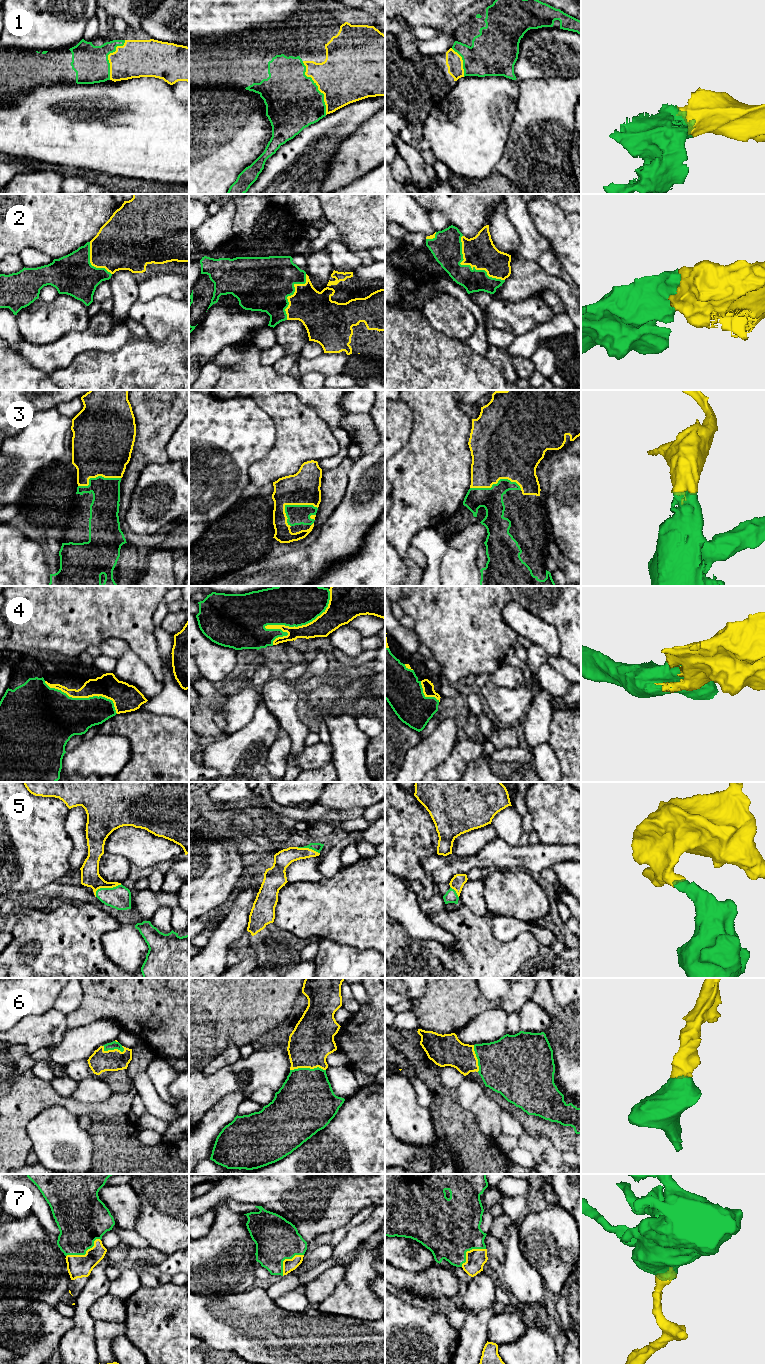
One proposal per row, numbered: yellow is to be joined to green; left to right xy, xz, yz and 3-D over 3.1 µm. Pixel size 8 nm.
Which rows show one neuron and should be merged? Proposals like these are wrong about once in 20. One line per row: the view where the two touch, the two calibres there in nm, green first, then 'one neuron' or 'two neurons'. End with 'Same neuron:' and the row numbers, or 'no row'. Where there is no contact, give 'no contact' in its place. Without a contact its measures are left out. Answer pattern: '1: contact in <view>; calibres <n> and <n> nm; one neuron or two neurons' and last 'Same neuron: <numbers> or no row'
1: contact in xz; calibres 440 and 440 nm; one neuron
2: contact in yz; calibres 240 and 260 nm; one neuron
3: contact in yz; calibres 180 and 440 nm; one neuron
4: contact in xz; calibres 400 and 140 nm; one neuron
5: contact in xy; calibres 190 and 160 nm; one neuron
6: contact in xz; calibres 440 and 360 nm; one neuron
7: contact in xy; calibres 360 and 190 nm; one neuron
Same neuron: 1, 2, 3, 4, 5, 6, 7

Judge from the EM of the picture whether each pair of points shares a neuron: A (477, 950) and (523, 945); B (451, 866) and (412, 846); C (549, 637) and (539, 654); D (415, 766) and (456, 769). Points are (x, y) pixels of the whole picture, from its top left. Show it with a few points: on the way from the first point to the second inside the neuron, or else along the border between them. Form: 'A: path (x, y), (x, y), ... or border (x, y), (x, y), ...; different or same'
A: path (488, 951), (512, 951); same
B: border (436, 852), (421, 859), (421, 867), (433, 878); different
C: border (531, 642), (540, 645), (548, 655); different
D: border (451, 750), (450, 754), (435, 769); different

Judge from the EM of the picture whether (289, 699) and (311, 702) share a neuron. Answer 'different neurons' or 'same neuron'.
different neurons

